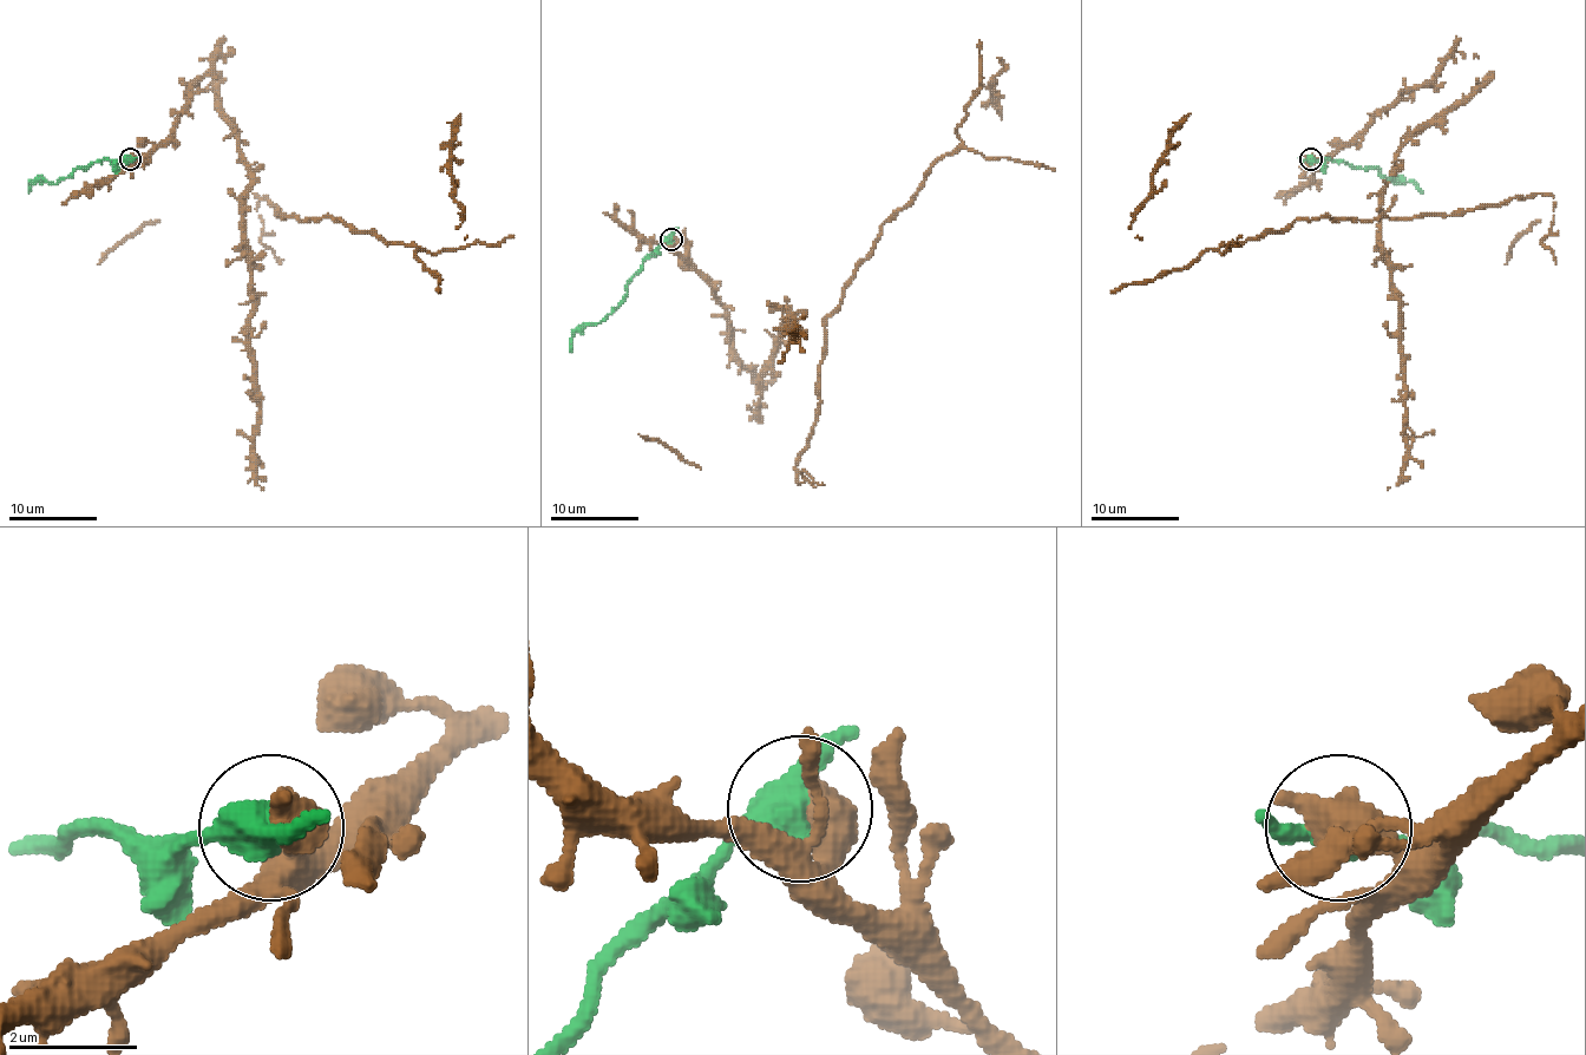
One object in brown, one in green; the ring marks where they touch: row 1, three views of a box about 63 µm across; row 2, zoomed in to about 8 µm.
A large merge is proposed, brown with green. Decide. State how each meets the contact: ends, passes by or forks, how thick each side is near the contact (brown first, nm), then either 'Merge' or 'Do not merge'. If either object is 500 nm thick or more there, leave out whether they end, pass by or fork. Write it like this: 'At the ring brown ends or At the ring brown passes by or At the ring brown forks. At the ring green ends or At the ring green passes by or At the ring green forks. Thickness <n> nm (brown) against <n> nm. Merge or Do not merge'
Thickness 700 nm (brown) against 480 nm. Do not merge

